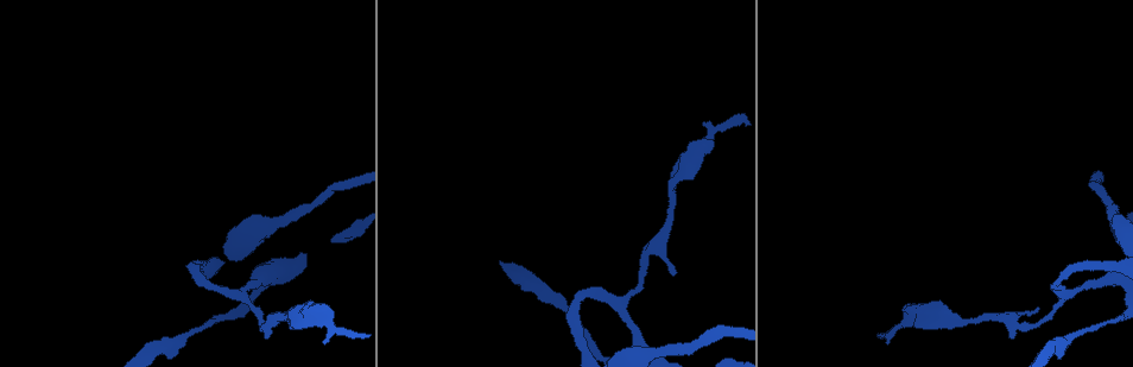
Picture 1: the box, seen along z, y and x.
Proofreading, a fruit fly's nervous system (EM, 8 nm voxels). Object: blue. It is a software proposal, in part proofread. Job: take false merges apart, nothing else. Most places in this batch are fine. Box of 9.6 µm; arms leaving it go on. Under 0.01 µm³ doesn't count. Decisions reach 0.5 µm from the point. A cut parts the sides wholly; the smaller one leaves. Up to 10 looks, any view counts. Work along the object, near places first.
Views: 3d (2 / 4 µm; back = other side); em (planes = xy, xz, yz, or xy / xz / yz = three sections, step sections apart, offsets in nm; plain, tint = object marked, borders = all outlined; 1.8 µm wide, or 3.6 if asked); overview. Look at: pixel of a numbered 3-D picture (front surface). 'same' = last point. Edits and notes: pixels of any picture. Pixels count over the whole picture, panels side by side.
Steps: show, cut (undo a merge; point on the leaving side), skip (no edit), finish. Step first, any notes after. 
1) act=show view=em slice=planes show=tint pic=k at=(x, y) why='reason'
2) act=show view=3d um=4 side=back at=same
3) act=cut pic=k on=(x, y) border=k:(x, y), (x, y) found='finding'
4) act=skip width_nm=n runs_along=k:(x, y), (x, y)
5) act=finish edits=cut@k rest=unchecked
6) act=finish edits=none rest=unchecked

act=show view=3d um=4 pic=1 at=(1010, 317) why='a fork'

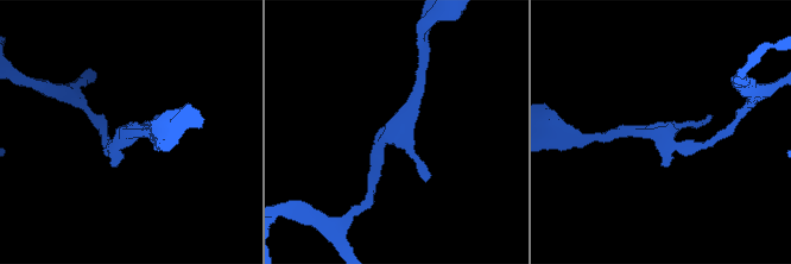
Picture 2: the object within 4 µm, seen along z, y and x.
act=show view=em slice=planes show=plain pic=2 at=(394, 130)

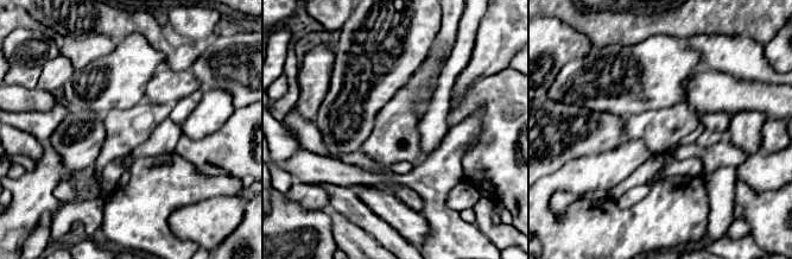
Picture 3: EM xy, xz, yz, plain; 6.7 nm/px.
act=show view=em slice=planes show=borders at=same why='see the neighbours'

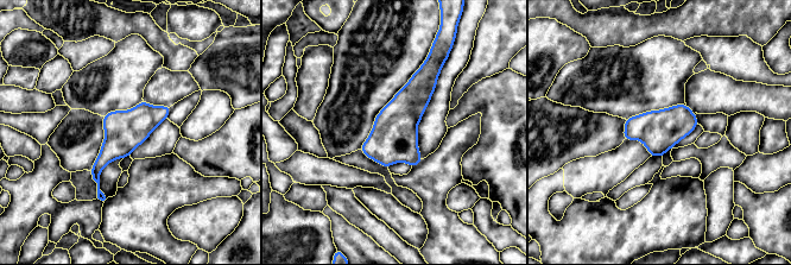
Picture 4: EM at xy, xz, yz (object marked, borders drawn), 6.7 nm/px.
act=skip found='all the same neuron'

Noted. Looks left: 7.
act=show view=3d um=4 pic=1 at=(260, 276) why='three arms meet'

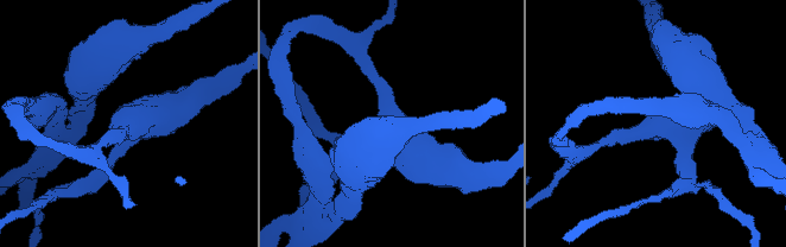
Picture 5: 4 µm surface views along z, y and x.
act=show view=em um=3.6 slice=planes show=plain pic=5 at=(129, 128)

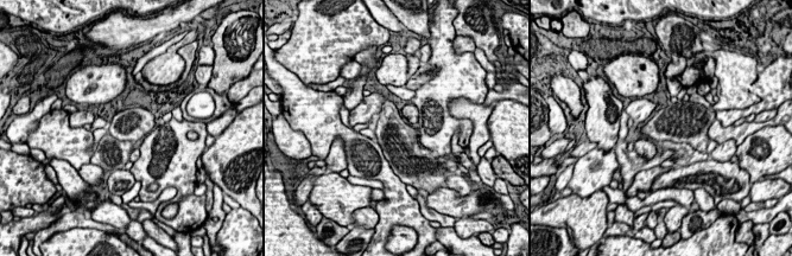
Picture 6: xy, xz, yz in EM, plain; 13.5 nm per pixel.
act=show view=em um=3.6 slice=planes show=tint at=same

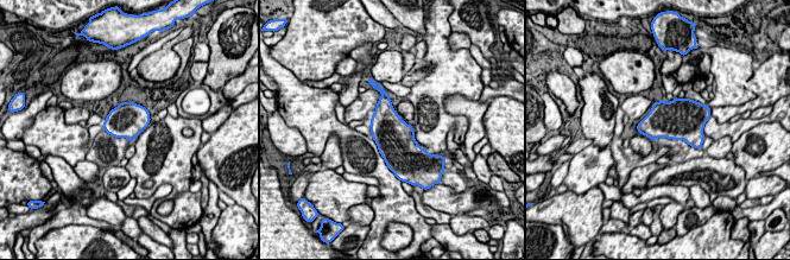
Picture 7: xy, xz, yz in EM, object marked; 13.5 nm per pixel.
act=skip found='continuous, no second neuron'

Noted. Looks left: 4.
act=show view=em slice=planes show=tint pic=1 at=(191, 273) why='abrupt turn'

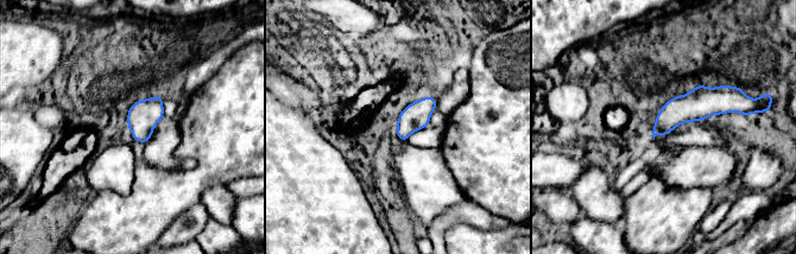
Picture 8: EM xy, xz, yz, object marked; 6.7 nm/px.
act=skip width_nm=190 found='continuous, no second neuron'

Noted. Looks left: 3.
act=show view=em slice=xy step=16 show=tint pic=1 at=(707, 140) why='sudden change in width'

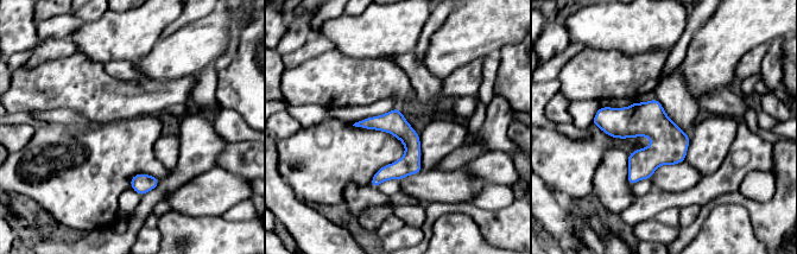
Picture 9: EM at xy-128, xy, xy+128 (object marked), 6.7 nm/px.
act=show view=em slice=planes show=borders at=same why='another direction'

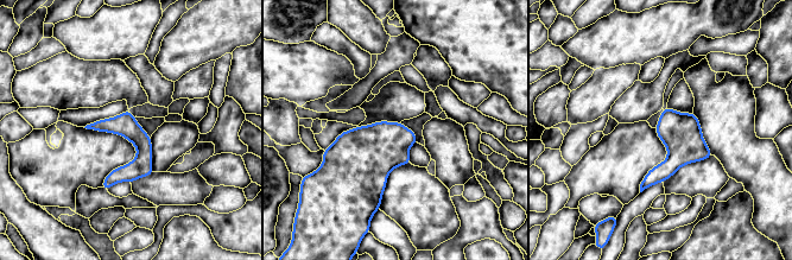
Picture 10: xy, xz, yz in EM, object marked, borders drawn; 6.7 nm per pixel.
act=skip width_nm=160 runs_along=10:(127, 114), (141, 158), (106, 186) found='all the same neuron'

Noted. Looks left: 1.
act=finish edits=none rest=unchecked

